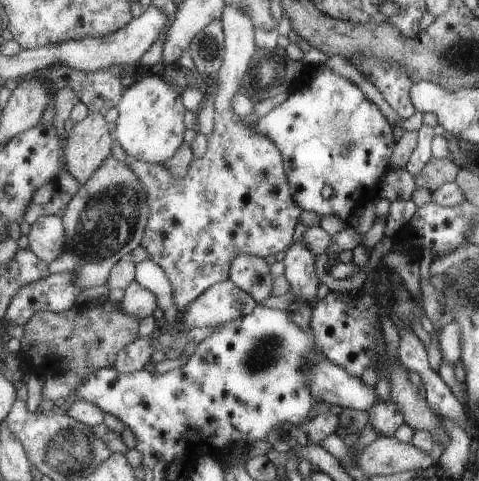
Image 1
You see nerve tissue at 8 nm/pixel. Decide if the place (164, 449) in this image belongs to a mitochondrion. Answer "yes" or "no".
no

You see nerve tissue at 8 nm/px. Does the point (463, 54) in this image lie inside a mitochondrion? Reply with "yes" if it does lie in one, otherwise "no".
yes

